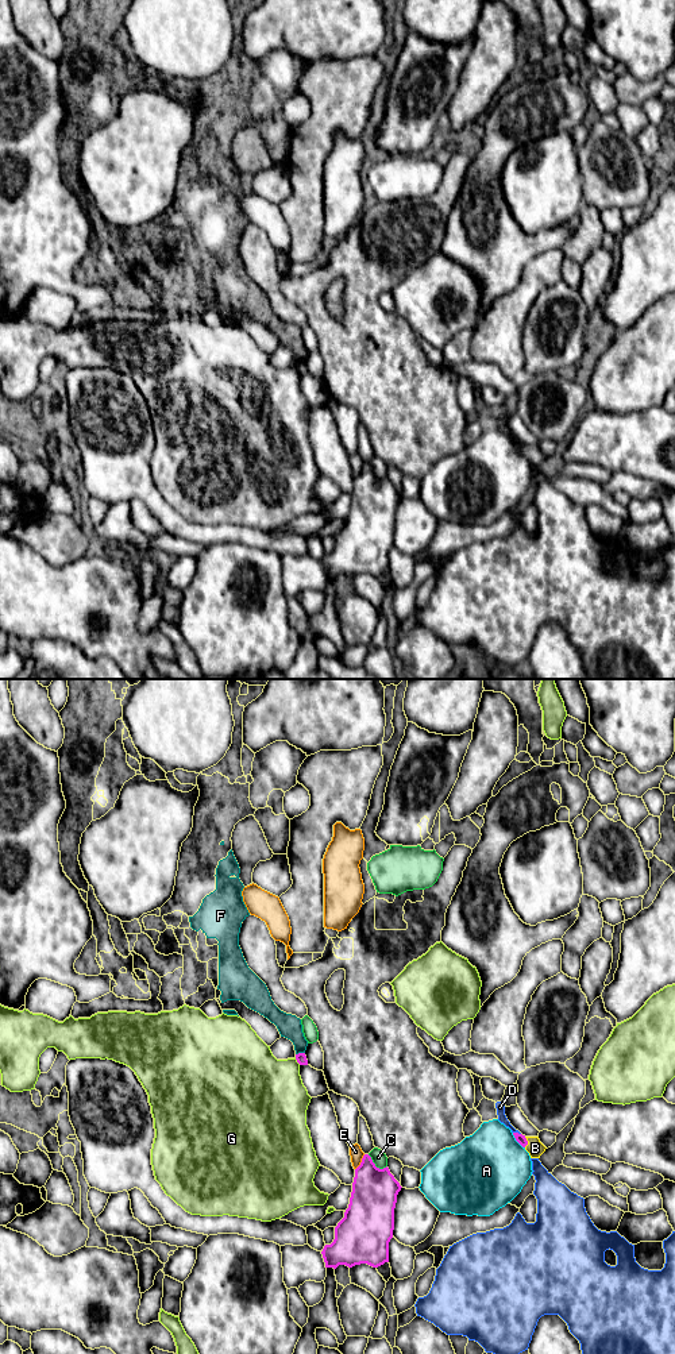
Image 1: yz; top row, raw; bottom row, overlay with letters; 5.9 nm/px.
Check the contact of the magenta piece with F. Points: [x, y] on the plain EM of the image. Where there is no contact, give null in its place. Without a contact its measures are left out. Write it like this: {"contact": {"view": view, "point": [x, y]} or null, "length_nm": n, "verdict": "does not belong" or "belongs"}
{"contact": {"view": "yz", "point": [300, 362]}, "length_nm": 60, "verdict": "does not belong"}

